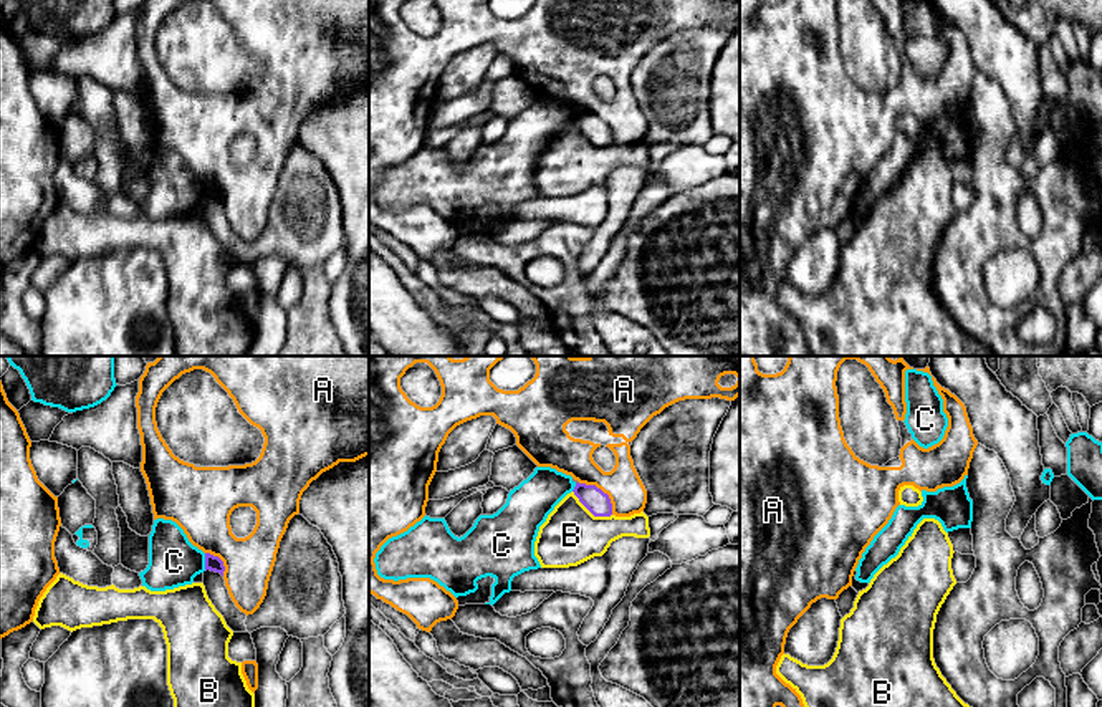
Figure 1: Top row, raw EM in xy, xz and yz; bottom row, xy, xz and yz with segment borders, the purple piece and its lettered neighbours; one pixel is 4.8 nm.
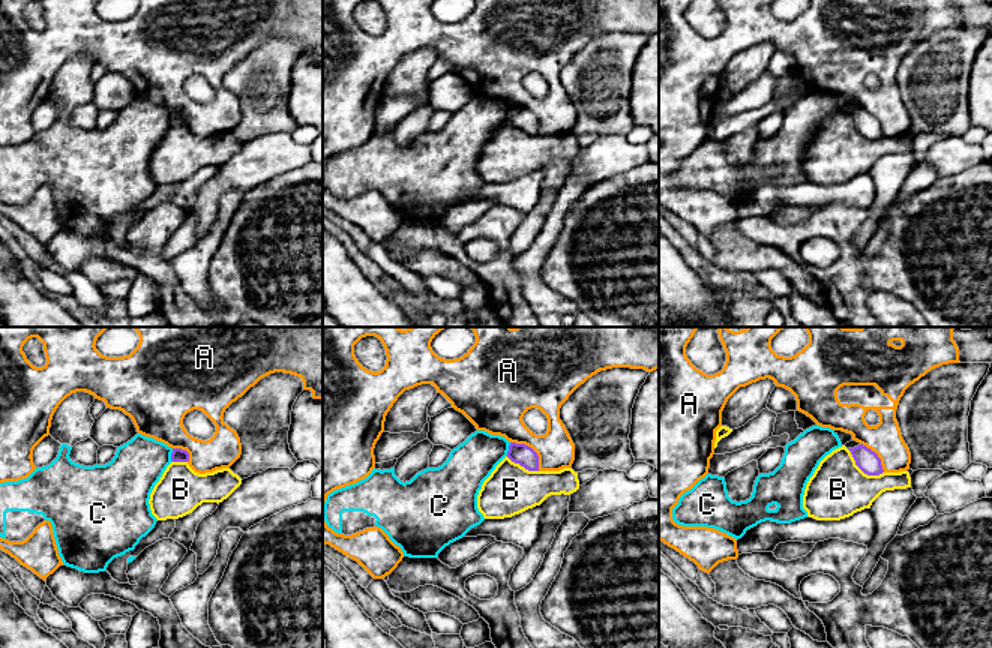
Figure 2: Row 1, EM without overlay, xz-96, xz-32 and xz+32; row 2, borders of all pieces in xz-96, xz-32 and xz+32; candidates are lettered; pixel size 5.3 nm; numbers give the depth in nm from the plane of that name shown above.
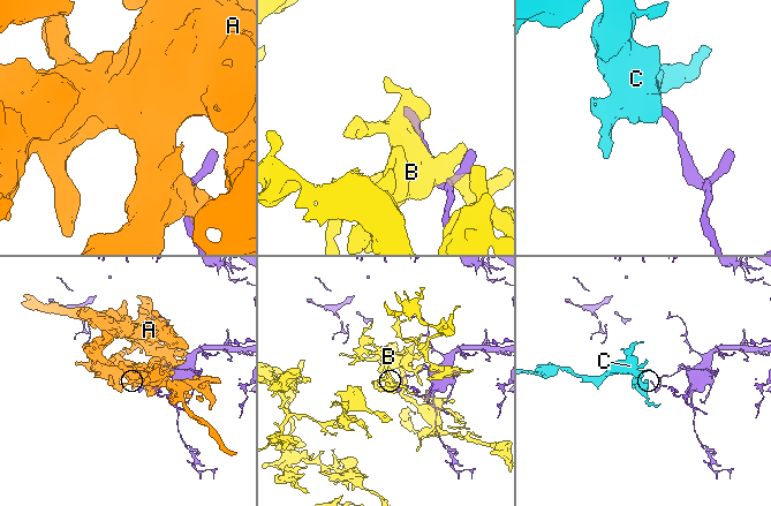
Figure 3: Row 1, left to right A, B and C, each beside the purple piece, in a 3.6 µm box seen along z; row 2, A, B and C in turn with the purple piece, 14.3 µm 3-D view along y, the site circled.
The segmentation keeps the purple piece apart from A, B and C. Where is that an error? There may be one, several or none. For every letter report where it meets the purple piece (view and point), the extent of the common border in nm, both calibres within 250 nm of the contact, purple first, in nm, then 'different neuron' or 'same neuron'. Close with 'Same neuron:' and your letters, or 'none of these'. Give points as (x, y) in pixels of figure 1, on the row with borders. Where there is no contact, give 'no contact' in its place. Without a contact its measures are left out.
A: contact xz (601, 490); length 240 nm; calibres 120 and 180 nm; different neuron
B: contact xz (591, 512); length 220 nm; calibres 120 and 280 nm; different neuron
C: contact xy (206, 562); length 90 nm; calibres 80 and 240 nm; different neuron
Same neuron: none of these

